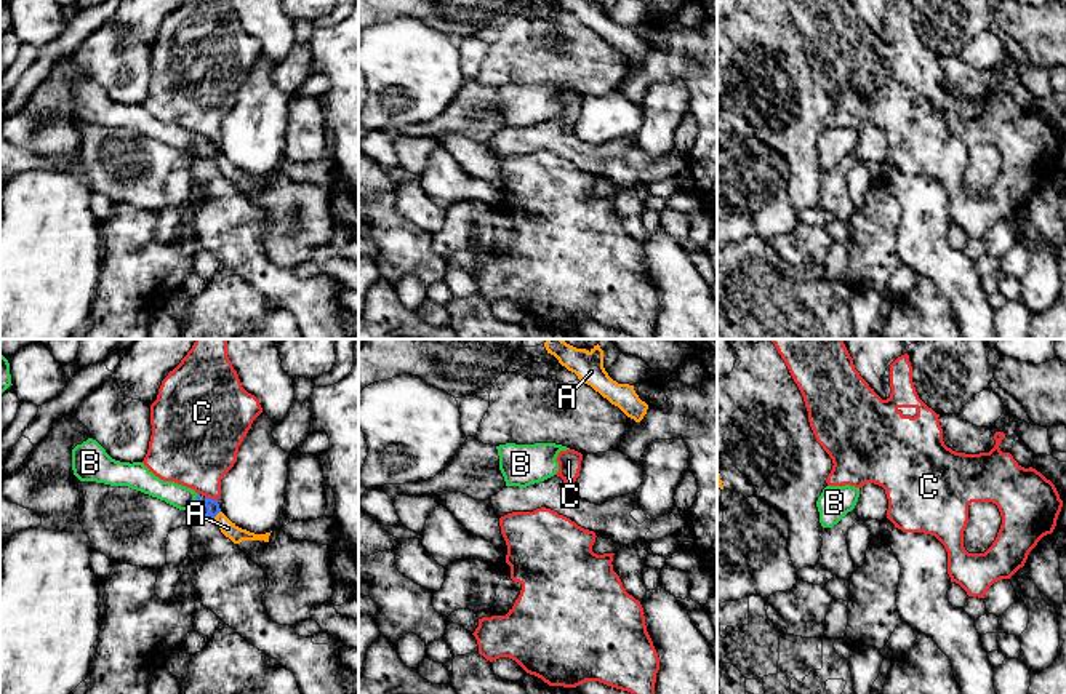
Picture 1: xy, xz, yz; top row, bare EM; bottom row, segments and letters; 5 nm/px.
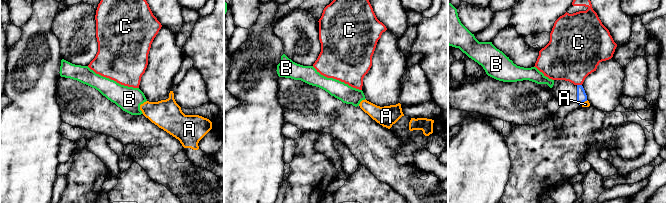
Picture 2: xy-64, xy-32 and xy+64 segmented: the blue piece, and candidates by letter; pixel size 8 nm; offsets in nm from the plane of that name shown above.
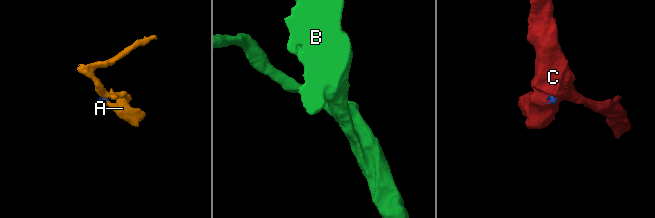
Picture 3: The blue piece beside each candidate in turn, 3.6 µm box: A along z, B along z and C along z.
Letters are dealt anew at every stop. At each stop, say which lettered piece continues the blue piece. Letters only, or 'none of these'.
none of these

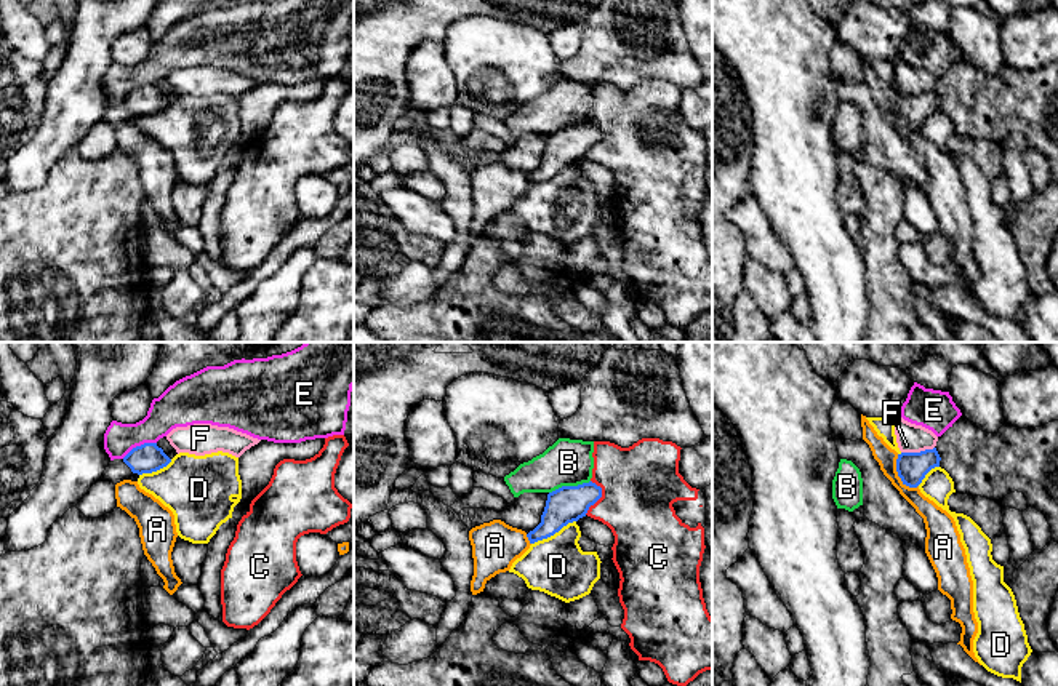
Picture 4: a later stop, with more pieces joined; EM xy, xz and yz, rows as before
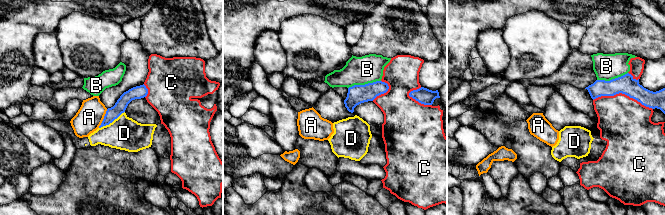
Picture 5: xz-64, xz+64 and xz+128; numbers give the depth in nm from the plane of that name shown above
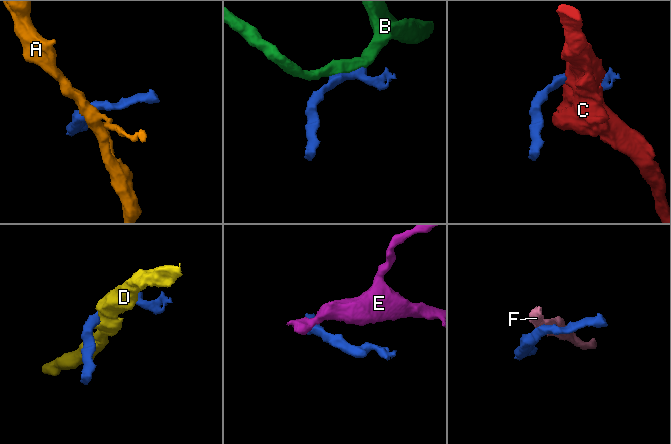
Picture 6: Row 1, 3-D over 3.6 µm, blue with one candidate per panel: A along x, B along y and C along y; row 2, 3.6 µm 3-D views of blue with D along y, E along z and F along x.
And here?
none of these

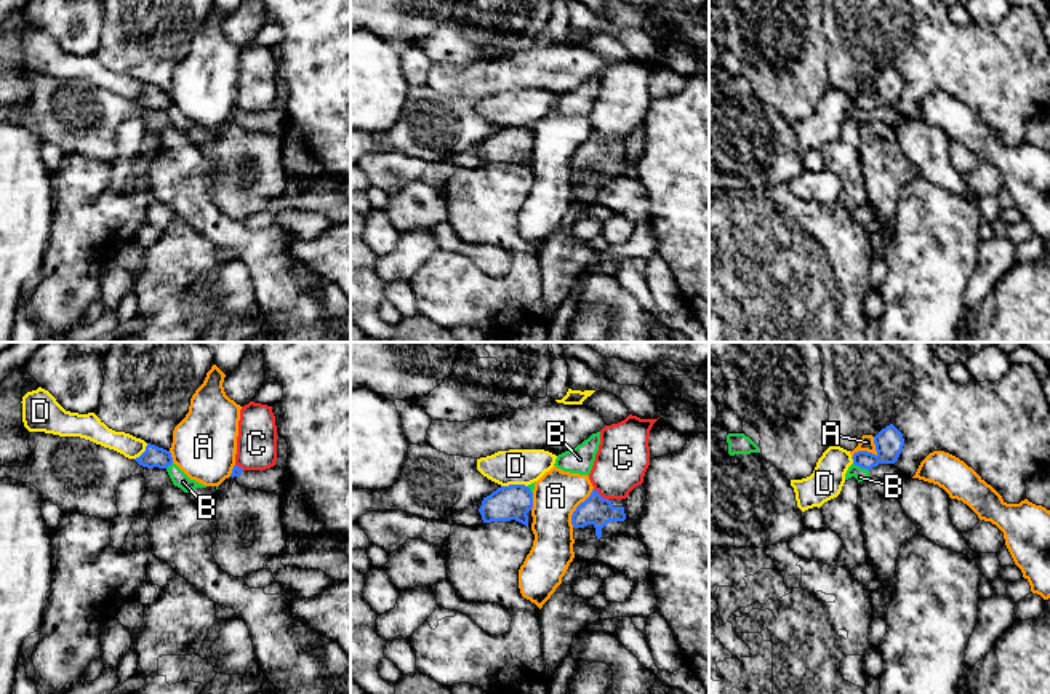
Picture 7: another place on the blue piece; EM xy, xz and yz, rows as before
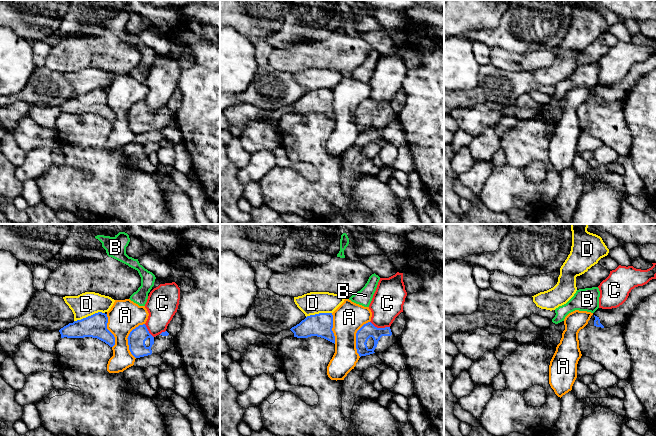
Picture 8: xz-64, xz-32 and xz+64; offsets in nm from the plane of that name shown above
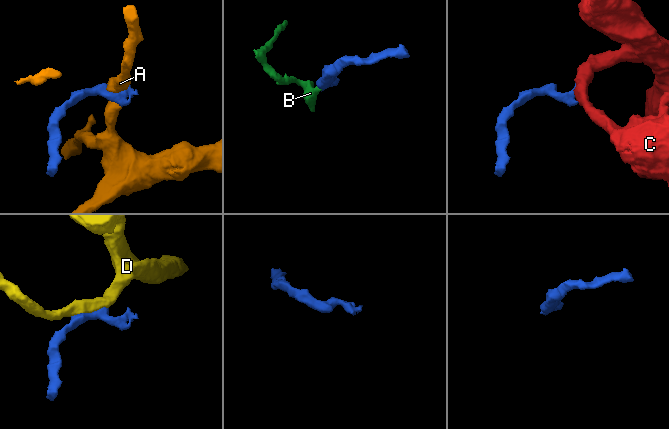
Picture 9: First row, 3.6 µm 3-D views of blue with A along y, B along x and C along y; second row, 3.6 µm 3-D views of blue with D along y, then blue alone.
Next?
none of these

